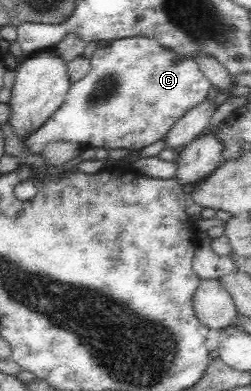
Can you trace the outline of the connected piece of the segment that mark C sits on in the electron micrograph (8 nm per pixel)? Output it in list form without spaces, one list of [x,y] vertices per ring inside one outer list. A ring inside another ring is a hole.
[[[142,36],[110,41],[108,46],[94,52],[91,62],[92,70],[73,82],[64,104],[51,114],[44,126],[20,137],[25,152],[42,156],[50,142],[76,142],[88,148],[104,146],[109,149],[132,148],[139,151],[162,140],[170,126],[176,124],[176,120],[180,120],[188,109],[206,100],[206,93],[211,87],[208,77],[200,71],[195,60],[180,57],[153,39]]]

